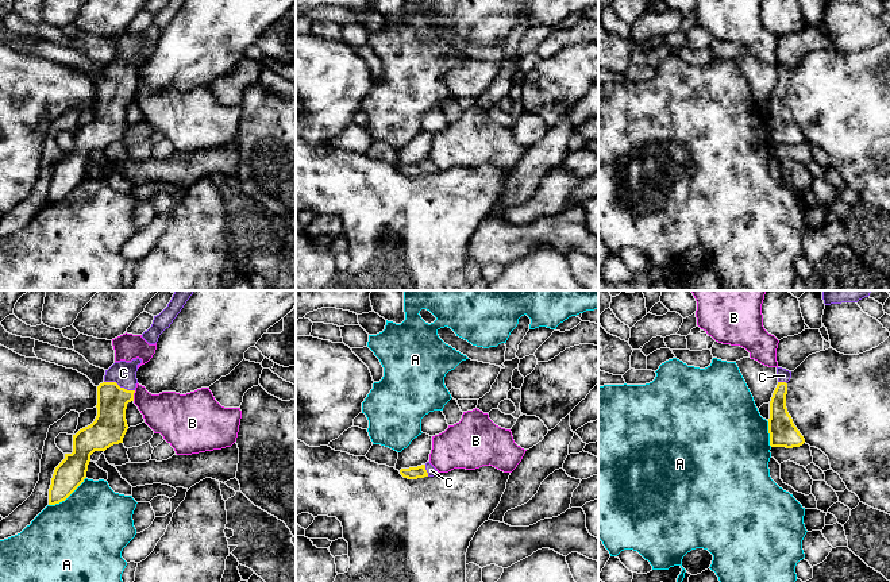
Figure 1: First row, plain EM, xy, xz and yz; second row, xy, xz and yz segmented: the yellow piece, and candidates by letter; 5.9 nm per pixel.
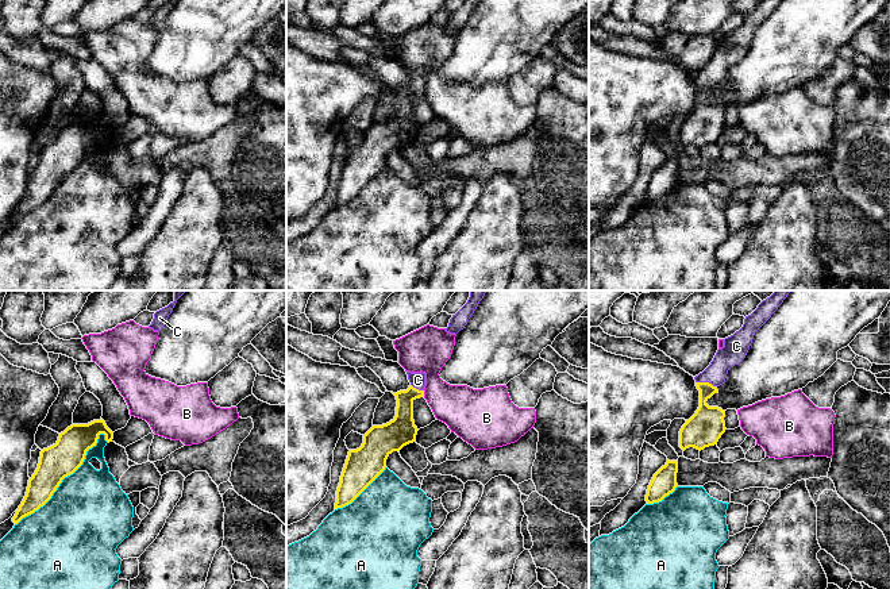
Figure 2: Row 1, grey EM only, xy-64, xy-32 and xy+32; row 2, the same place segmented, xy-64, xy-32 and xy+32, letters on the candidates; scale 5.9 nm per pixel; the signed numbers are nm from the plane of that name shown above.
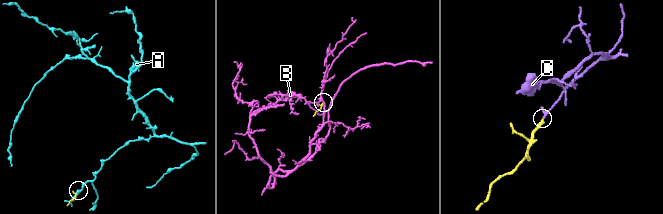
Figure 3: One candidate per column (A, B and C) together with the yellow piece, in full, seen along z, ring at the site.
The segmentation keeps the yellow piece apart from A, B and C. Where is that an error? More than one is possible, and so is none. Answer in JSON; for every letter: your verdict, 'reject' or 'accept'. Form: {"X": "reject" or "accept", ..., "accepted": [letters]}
{"A": "reject", "B": "reject", "C": "accept", "accepted": ["C"]}

